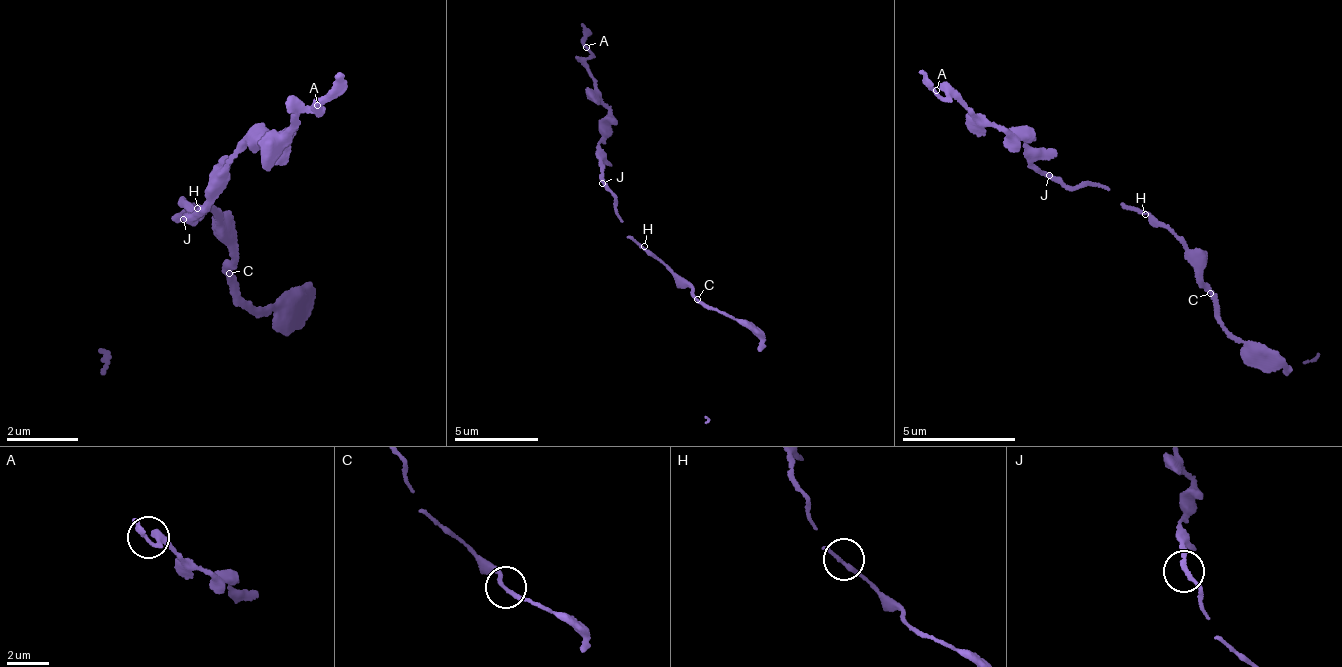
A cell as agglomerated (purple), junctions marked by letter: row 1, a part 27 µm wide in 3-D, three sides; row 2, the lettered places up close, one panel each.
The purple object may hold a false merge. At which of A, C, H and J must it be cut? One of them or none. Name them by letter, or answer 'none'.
none

